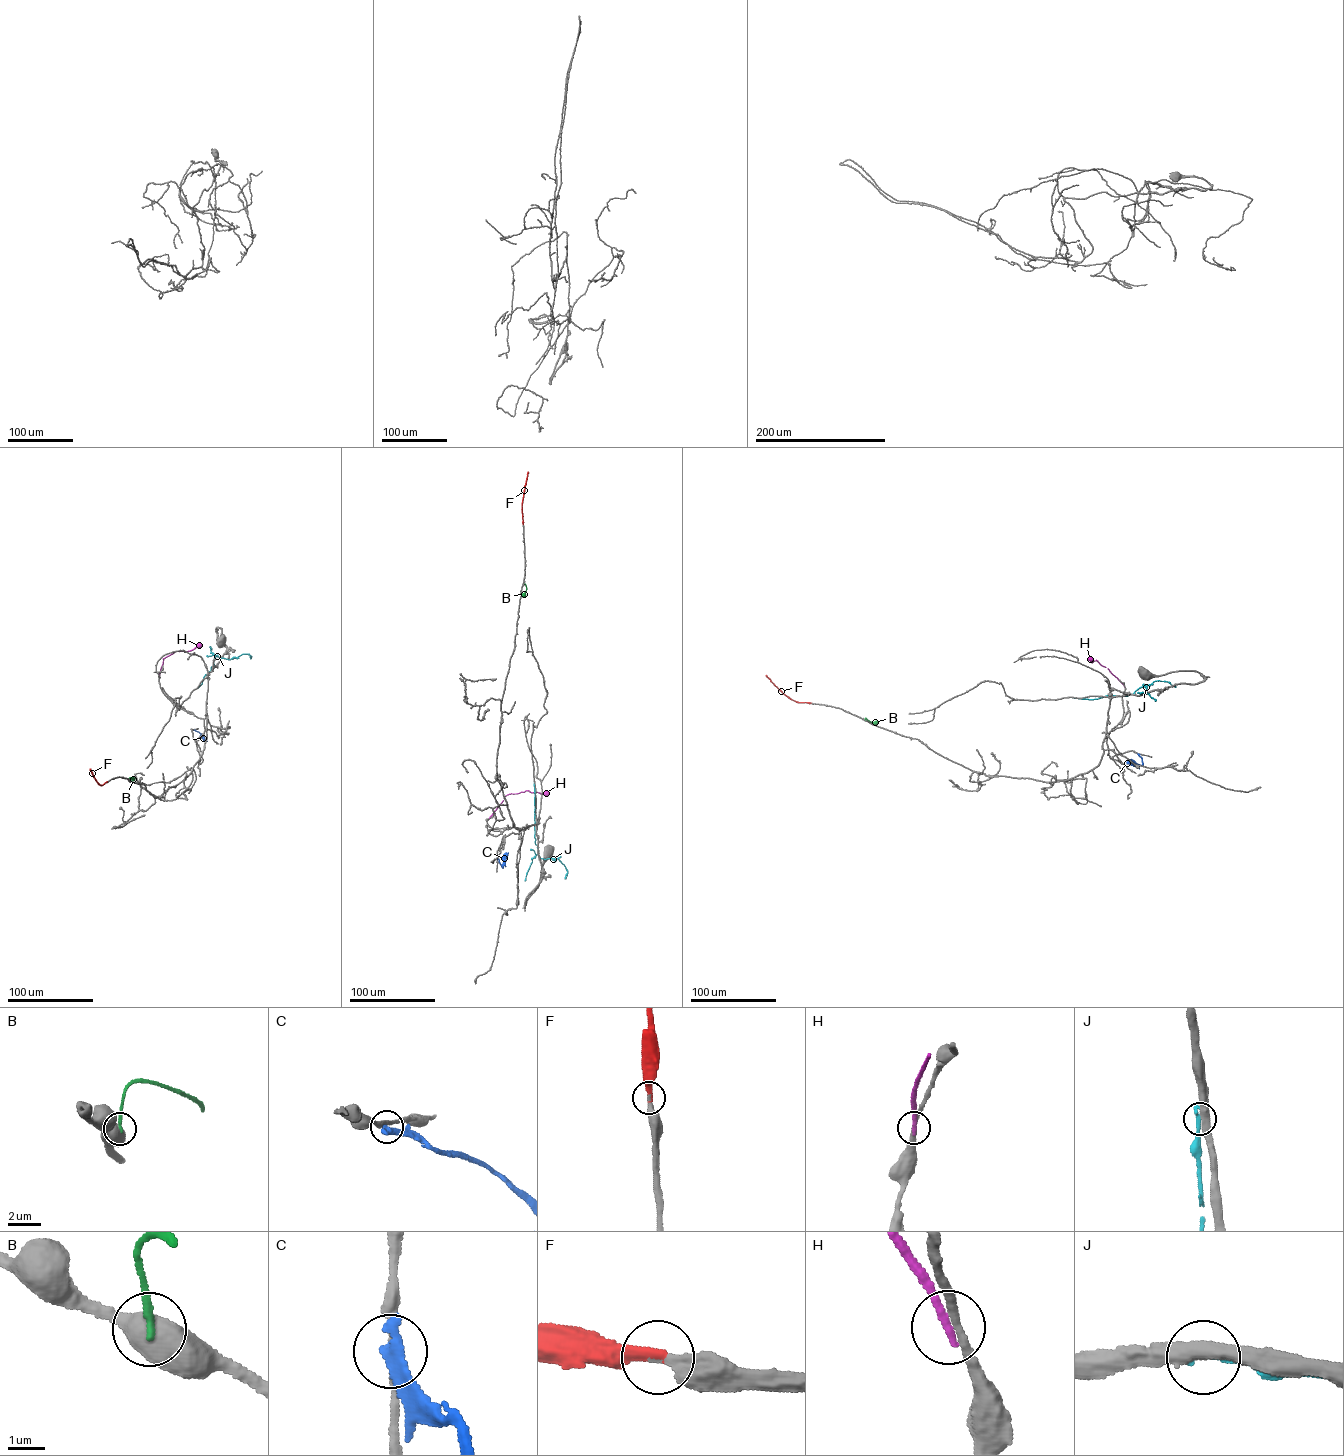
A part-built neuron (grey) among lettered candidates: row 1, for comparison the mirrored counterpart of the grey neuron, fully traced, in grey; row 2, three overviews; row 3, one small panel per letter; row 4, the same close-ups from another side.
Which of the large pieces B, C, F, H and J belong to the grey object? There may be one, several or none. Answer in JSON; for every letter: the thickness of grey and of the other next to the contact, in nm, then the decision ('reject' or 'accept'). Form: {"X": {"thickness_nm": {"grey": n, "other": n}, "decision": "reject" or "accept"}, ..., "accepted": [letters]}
{"B": {"thickness_nm": {"grey": 550, "other": 200}, "decision": "reject"}, "C": {"thickness_nm": {"grey": 200, "other": 400}, "decision": "reject"}, "F": {"thickness_nm": {"grey": 280, "other": 340}, "decision": "accept"}, "H": {"thickness_nm": {"grey": 220, "other": 240}, "decision": "reject"}, "J": {"thickness_nm": {"grey": 460, "other": 320}, "decision": "reject"}, "accepted": ["F"]}

